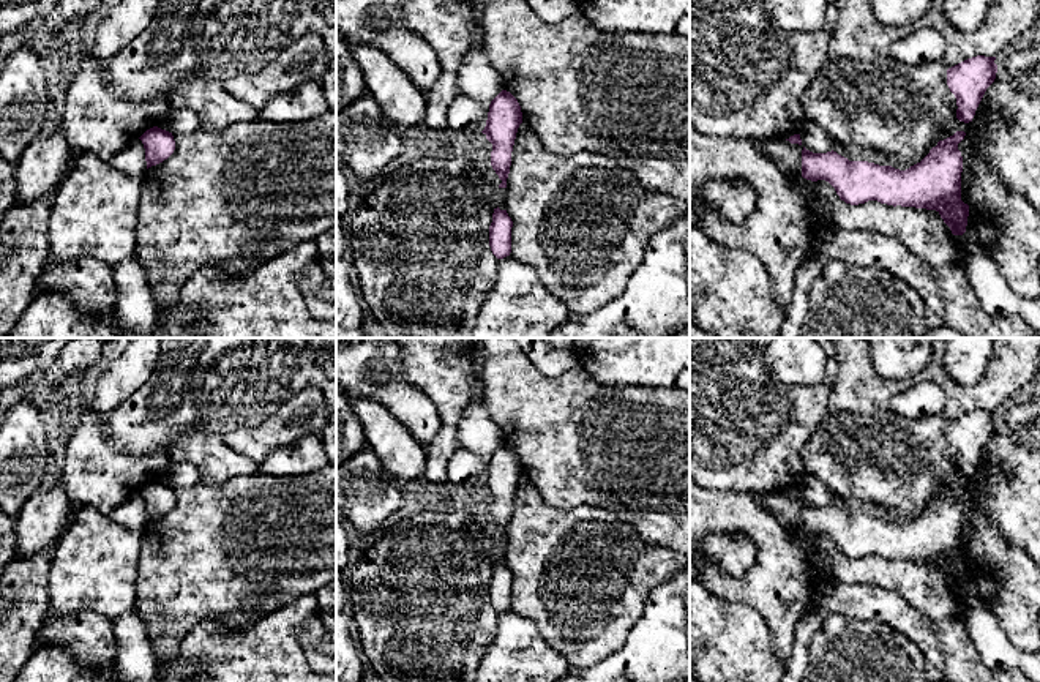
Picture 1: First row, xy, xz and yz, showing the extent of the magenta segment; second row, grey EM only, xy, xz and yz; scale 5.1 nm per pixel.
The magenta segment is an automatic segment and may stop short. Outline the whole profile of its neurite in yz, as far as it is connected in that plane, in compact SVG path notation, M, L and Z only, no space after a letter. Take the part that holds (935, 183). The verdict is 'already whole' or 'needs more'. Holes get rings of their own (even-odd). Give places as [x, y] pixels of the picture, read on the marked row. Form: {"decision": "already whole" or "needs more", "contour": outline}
{"decision": "already whole", "contour": "M964 131L939 141L917 164L906 170L868 161L849 161L836 152L802 150L802 177L829 182L851 205L877 200L887 205L936 210L953 235L963 235L969 205L961 200L963 156L958 144Z"}

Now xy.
{"decision": "already whole", "contour": "M153 126L147 129L140 137L145 148L147 169L167 159L175 150L175 141L172 133Z"}

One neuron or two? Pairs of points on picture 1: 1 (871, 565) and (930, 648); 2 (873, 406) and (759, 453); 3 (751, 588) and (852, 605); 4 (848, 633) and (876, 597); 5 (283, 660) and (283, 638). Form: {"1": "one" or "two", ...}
{"1": "two", "2": "two", "3": "two", "4": "two", "5": "one"}

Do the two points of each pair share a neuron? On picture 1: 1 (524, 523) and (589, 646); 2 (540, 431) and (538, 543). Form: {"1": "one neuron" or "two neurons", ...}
{"1": "one neuron", "2": "two neurons"}

